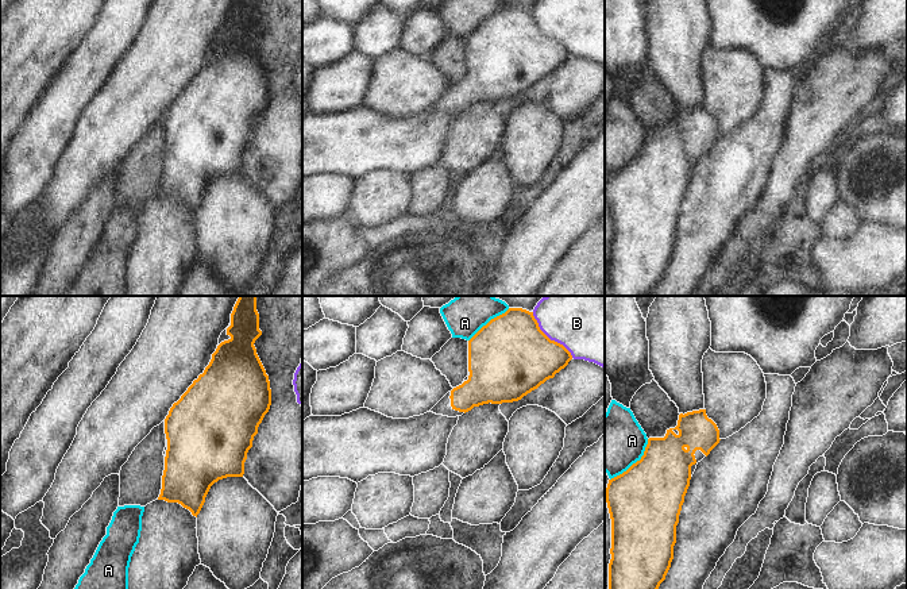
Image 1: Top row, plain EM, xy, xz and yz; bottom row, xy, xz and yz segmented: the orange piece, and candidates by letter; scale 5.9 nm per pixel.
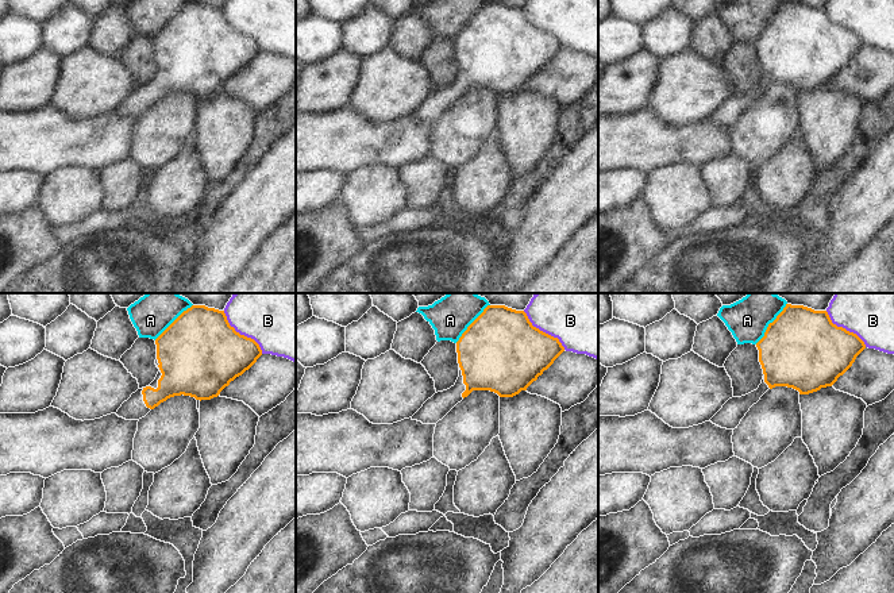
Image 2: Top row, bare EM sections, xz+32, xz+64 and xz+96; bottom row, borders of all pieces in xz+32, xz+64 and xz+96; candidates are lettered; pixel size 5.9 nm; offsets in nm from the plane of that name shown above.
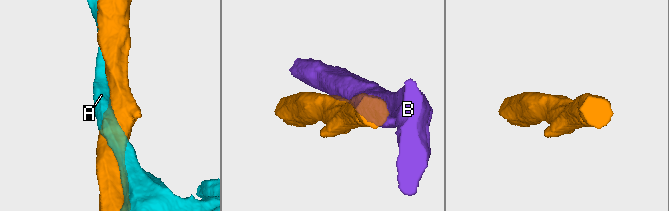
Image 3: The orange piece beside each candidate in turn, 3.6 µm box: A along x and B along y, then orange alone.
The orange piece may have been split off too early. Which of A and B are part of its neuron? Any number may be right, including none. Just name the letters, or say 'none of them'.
none of them

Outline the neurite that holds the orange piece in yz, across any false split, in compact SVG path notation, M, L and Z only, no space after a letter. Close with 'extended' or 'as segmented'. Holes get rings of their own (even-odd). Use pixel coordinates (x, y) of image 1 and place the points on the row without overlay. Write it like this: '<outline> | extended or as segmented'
M706 107L680 111L675 126L667 127L664 135L649 135L641 157L609 177L613 296L651 296L665 277L691 163L719 138L719 127Z | extended

